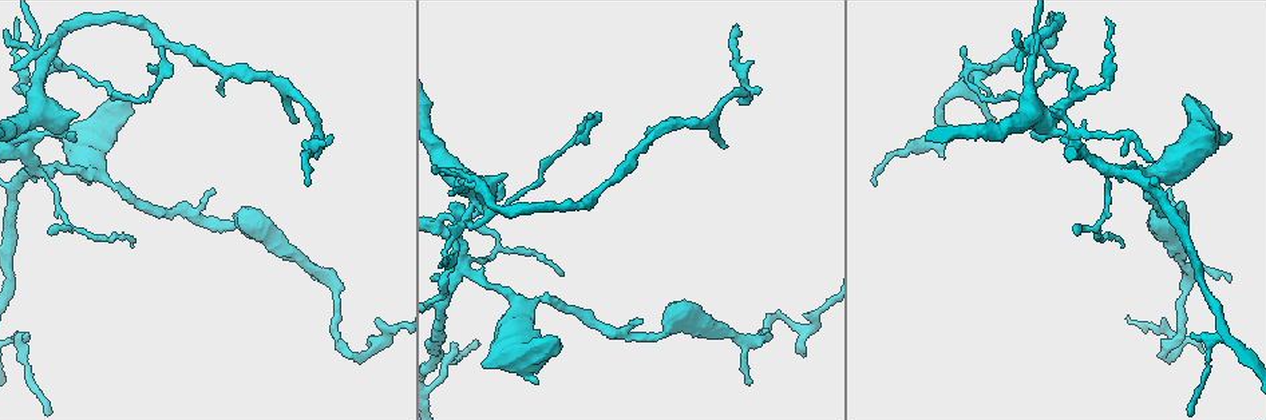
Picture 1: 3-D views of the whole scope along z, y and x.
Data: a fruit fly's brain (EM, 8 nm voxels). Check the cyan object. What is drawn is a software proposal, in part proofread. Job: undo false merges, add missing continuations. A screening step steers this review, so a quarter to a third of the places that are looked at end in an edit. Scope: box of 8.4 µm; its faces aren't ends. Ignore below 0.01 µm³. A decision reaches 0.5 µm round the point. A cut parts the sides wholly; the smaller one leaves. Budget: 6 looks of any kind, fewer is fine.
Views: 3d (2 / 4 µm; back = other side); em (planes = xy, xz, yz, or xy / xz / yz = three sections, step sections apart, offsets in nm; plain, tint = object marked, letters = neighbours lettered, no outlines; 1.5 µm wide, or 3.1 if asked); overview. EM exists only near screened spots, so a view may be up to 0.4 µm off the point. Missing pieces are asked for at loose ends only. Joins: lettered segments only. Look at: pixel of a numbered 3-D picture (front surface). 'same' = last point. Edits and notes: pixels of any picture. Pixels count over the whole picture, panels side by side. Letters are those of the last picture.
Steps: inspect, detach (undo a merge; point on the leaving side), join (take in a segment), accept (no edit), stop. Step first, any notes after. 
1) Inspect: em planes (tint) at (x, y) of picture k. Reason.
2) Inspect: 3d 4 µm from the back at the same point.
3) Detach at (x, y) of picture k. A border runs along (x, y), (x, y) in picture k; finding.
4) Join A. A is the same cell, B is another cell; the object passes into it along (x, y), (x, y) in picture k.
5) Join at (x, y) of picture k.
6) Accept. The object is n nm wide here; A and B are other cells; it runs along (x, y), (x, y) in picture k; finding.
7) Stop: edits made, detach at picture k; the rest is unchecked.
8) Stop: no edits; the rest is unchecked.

Inspect: 3d 2 µm at (444, 364) of picture 1. Sharp bend.

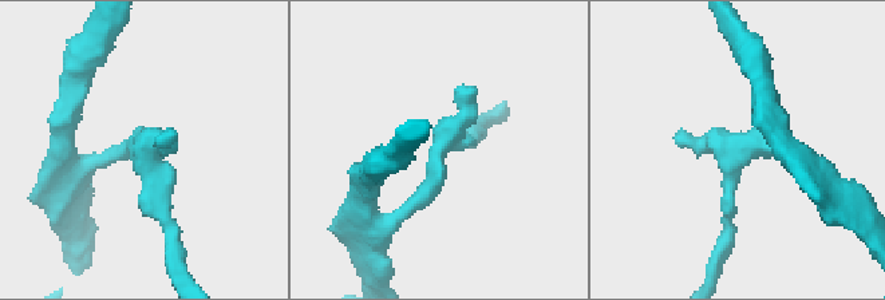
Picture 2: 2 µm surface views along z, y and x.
Inspect: em yz step 4 (letters) at (143, 140) of picture 2. Shape alone is not enough.

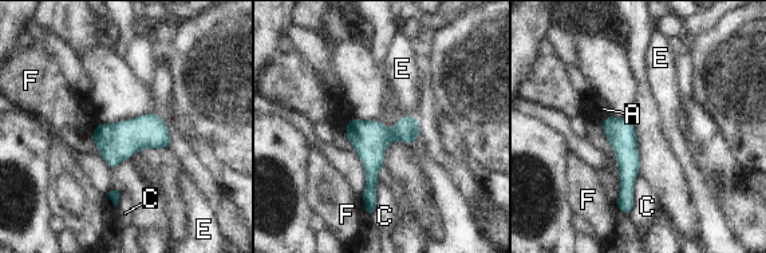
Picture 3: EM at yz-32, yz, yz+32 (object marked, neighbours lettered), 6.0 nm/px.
Accept. The object is 180 nm wide here; the longest contact is with C, 260 nm; A, C, E and F are other cells; continuous, no second neuron.

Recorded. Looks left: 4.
Inspect: 3d 4 µm at (462, 225) of picture 1. Looks like a crossing.

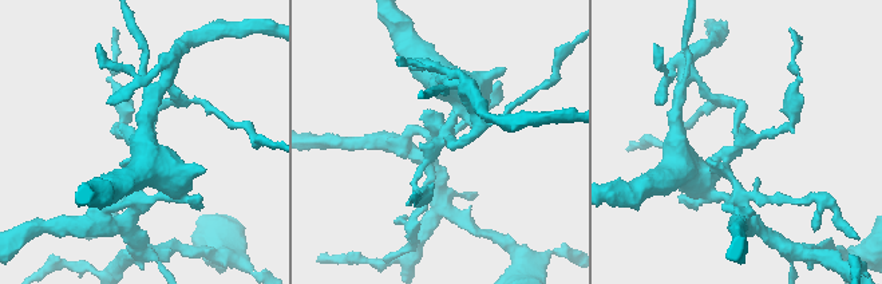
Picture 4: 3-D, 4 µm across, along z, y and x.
Inspect: em planes (letters) at (734, 148) of picture 4. 4 arms meet here; need the tissue.

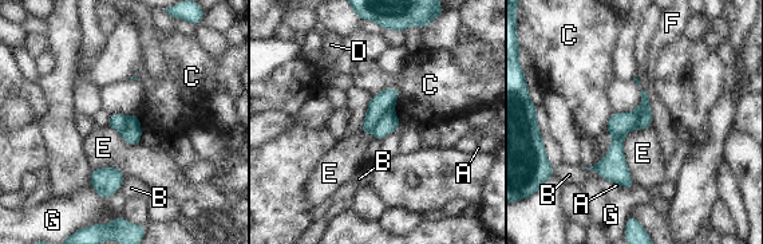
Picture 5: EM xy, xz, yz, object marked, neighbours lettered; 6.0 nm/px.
Detach at (379, 103) of picture 5. A, B, C, D, E, F and G are other cells; a border runs along (391, 107), (379, 118), (371, 132) in picture 5; two neurons meet here.

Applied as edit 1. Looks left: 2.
Stop: edits made, detach at picture 5; the rest is unchecked.

